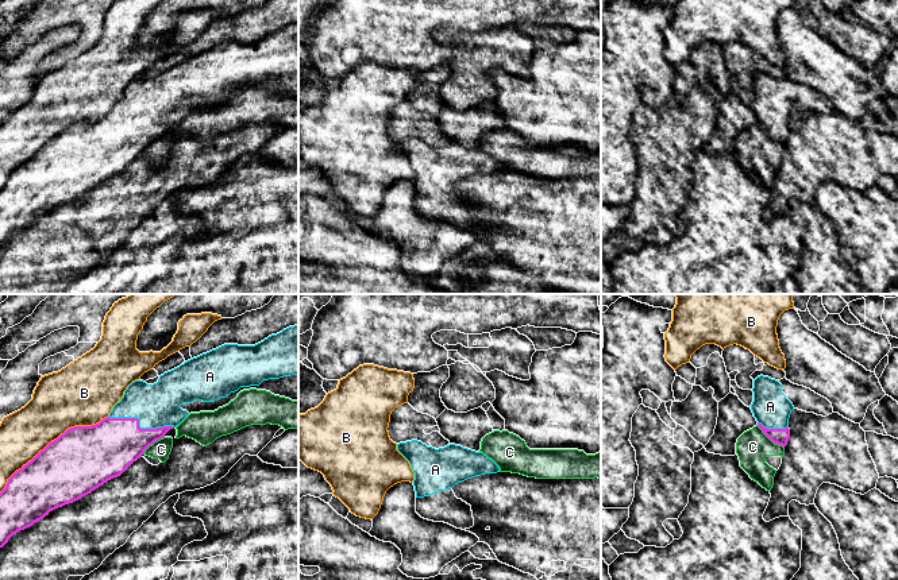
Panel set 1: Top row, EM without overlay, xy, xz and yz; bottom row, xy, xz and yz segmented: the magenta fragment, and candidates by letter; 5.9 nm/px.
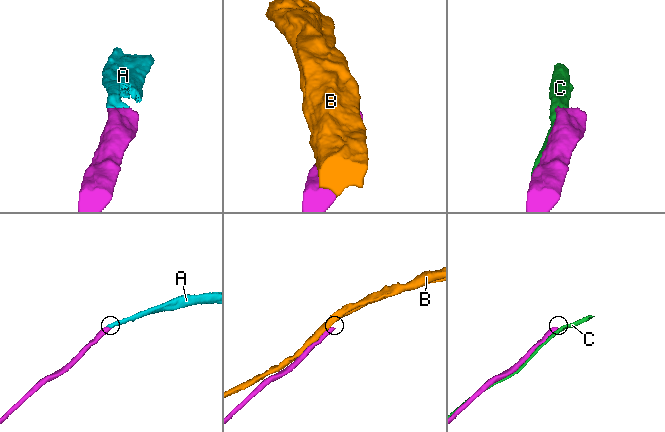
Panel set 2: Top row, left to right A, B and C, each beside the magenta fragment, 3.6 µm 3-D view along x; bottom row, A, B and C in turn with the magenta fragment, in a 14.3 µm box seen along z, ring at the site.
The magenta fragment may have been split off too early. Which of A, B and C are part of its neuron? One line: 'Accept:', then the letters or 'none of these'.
Accept: A

